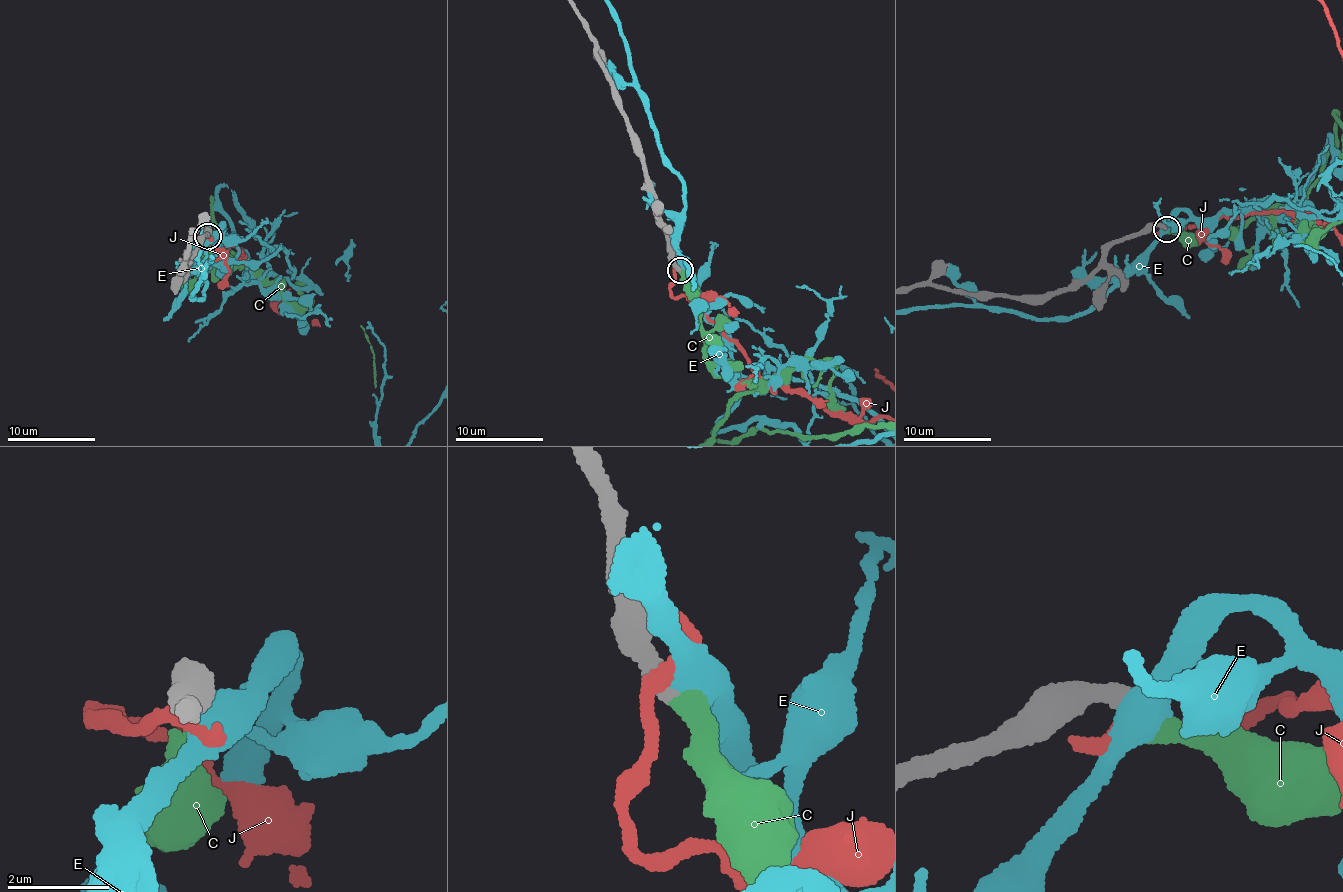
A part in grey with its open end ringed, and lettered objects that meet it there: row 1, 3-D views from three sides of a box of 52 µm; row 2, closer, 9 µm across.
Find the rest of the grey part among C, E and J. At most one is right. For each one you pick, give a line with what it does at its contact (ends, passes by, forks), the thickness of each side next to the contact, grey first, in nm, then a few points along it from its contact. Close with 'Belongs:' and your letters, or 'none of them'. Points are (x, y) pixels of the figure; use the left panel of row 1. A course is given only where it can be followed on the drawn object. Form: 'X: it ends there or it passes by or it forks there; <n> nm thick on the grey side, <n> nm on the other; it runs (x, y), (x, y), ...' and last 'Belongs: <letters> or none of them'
C: it ends there; 480 nm thick on the grey side, 400 nm on the other
Belongs: C

